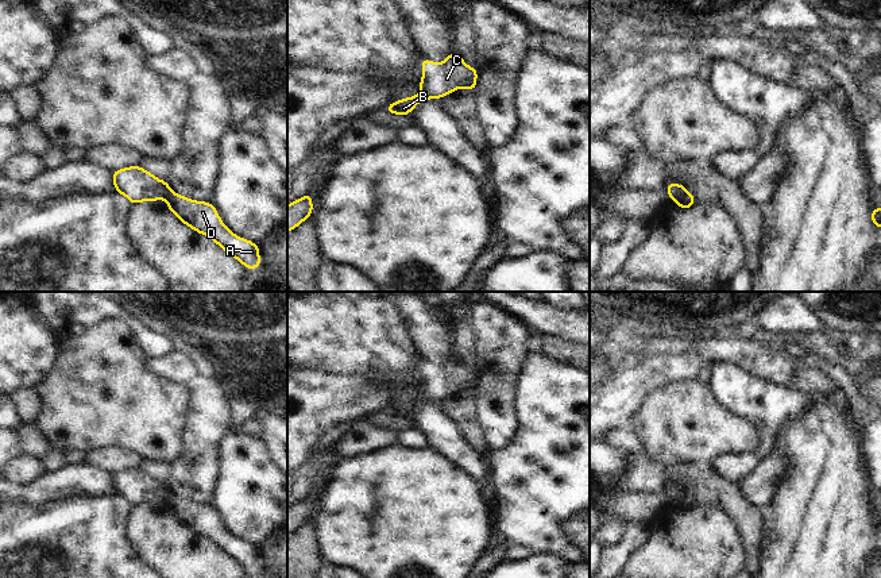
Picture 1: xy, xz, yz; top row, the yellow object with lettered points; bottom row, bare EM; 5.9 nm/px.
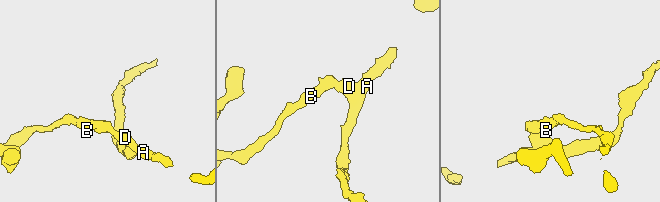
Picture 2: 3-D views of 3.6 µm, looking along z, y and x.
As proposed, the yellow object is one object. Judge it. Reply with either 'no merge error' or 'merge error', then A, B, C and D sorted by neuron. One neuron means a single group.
merge error; A D / B C

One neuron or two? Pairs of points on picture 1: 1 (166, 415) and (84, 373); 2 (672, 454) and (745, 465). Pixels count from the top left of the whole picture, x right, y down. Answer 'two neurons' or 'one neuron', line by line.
1: one neuron
2: two neurons

